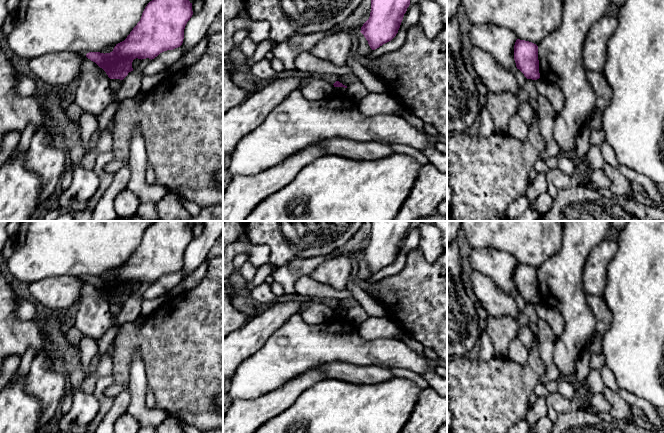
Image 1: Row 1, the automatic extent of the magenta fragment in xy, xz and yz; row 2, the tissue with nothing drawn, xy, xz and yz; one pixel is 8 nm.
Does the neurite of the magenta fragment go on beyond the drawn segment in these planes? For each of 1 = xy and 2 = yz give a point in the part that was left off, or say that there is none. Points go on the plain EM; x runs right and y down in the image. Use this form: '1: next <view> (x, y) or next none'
1: next none
2: next none

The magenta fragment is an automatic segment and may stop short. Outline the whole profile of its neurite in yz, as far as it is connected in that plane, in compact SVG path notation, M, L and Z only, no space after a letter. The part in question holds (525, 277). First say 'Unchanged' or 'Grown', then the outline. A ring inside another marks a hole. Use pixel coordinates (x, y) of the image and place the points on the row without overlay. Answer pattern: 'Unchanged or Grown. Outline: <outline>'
Unchanged. Outline: M517 263L514 269L514 284L527 303L540 302L538 270L532 266Z

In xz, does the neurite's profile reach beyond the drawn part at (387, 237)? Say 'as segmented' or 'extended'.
as segmented

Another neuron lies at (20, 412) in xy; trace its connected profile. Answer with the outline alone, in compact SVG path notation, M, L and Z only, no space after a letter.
M17 377L0 392L0 433L37 433L41 402L25 390L25 377Z

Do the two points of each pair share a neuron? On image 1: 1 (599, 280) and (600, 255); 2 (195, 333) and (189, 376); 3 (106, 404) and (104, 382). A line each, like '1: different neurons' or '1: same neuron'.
1: same neuron
2: same neuron
3: same neuron

